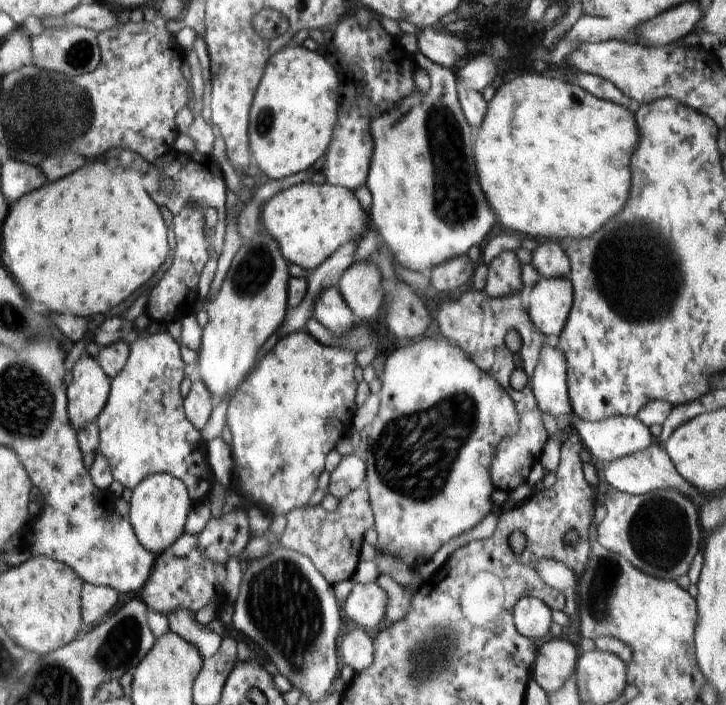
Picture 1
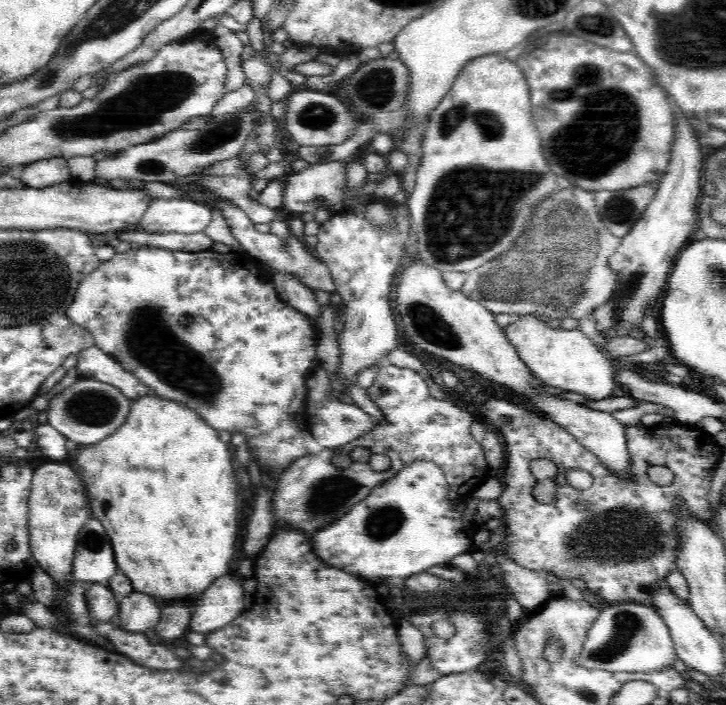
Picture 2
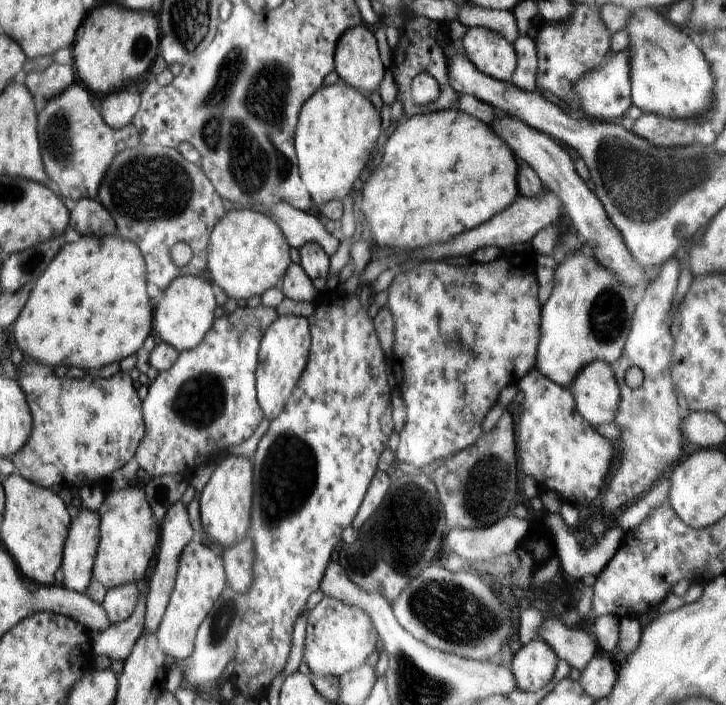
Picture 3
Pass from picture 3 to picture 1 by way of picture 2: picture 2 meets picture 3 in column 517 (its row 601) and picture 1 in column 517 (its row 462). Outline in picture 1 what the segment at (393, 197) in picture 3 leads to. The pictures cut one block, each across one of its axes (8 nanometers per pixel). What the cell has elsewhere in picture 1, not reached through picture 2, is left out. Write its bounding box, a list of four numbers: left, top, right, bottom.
[473,74,638,240]

